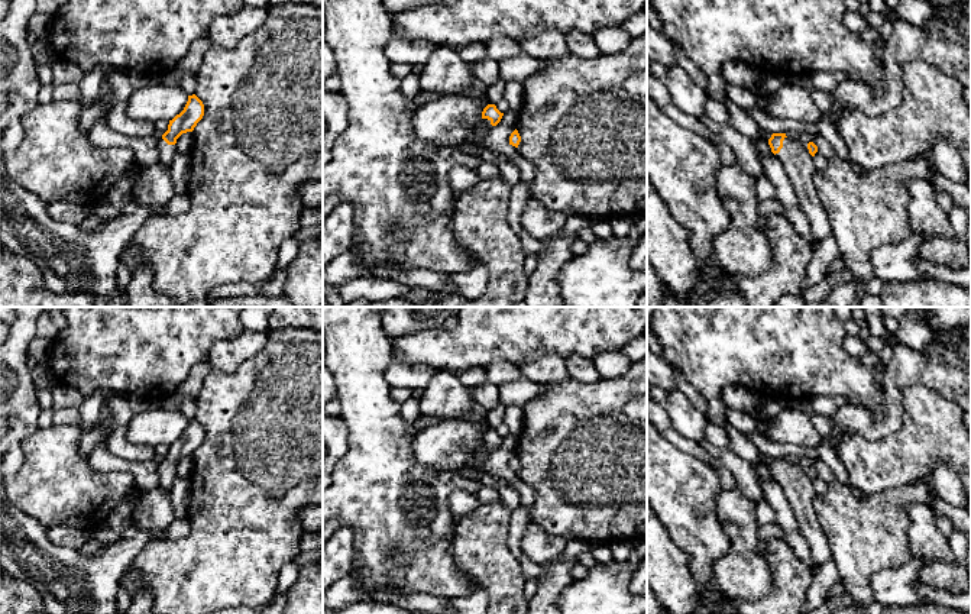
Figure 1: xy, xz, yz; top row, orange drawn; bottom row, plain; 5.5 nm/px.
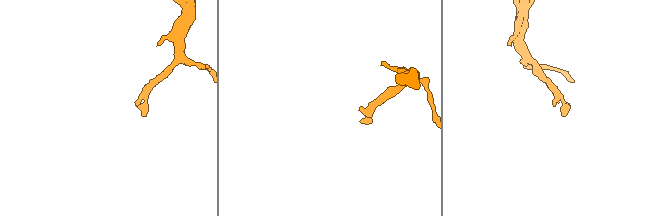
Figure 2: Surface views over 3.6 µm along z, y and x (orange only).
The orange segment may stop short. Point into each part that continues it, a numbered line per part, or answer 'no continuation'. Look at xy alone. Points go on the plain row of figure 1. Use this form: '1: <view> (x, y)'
1: xy (167, 477)

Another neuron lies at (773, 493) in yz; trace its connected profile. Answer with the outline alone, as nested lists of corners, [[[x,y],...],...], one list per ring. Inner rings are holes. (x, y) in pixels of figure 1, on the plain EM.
[[[761,479],[760,485],[763,489],[764,500],[774,508],[777,516],[777,523],[783,529],[784,540],[796,555],[796,558],[807,565],[813,572],[818,568],[812,553],[809,550],[809,543],[806,536],[802,533],[797,518],[792,510],[792,505],[776,479]]]

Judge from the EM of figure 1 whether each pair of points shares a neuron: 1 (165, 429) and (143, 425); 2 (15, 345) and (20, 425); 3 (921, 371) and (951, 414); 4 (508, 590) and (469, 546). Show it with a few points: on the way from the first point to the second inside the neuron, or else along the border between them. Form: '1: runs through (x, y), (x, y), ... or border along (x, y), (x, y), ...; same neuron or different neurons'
1: runs through (159, 426), (149, 426); same neuron
2: runs through (15, 365), (19, 374), (19, 404); same neuron
3: border along (900, 393), (908, 385), (923, 384), (955, 403); different neurons
4: runs through (502, 578), (481, 555); same neuron

